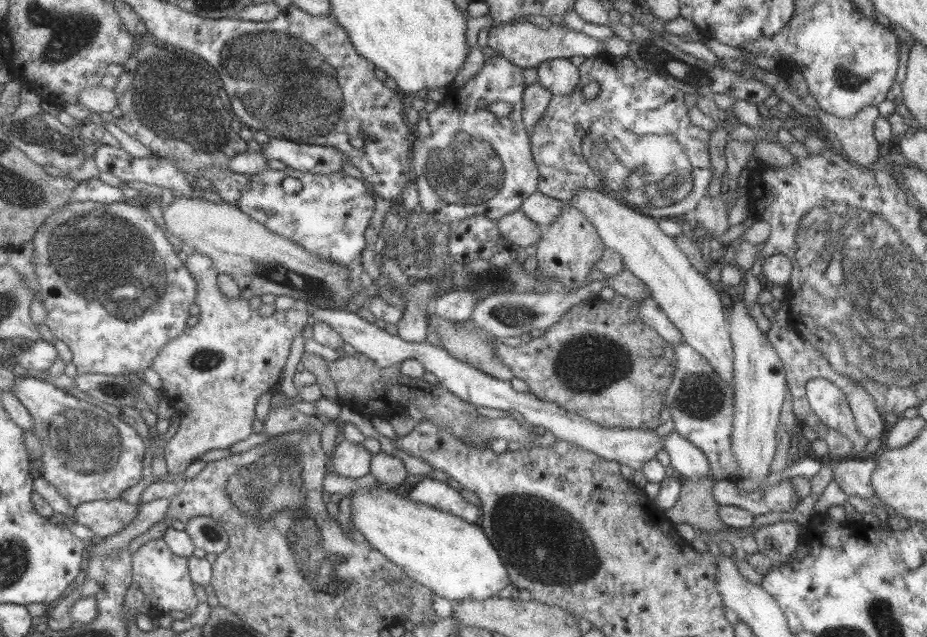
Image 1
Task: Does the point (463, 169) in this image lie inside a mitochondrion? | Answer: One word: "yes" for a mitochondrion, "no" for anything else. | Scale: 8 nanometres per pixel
yes

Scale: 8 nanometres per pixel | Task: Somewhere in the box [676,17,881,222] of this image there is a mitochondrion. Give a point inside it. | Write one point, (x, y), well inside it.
(845, 79)

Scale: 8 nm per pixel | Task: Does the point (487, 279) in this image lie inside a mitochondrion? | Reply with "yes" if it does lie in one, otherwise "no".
yes

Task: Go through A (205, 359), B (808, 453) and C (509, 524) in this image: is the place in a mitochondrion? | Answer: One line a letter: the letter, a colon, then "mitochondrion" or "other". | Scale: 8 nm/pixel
A: mitochondrion
B: other
C: mitochondrion

